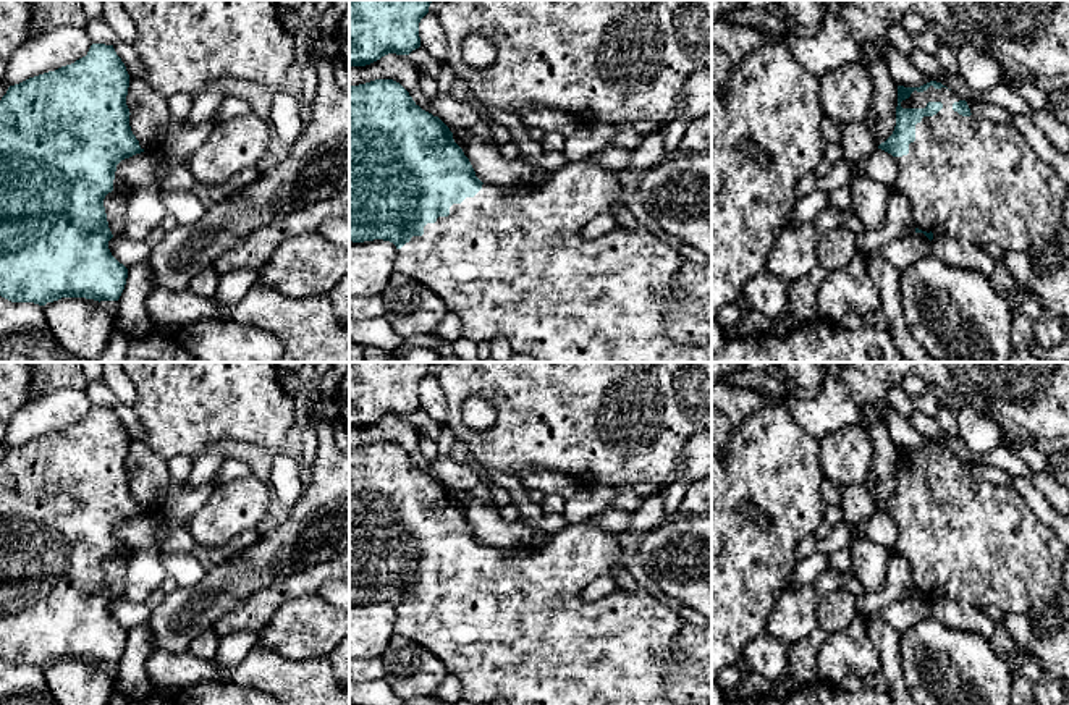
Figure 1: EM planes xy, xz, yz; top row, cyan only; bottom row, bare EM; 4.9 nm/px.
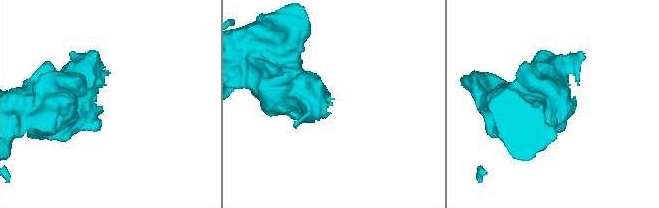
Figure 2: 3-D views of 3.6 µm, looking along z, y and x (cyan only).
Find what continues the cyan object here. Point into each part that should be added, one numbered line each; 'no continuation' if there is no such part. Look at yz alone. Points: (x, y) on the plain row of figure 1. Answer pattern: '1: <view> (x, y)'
1: yz (969, 540)

